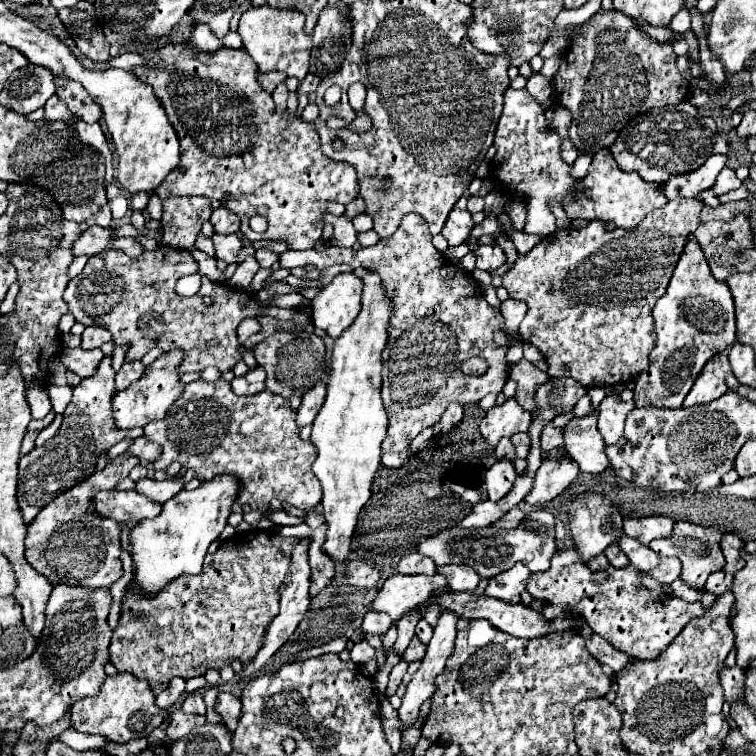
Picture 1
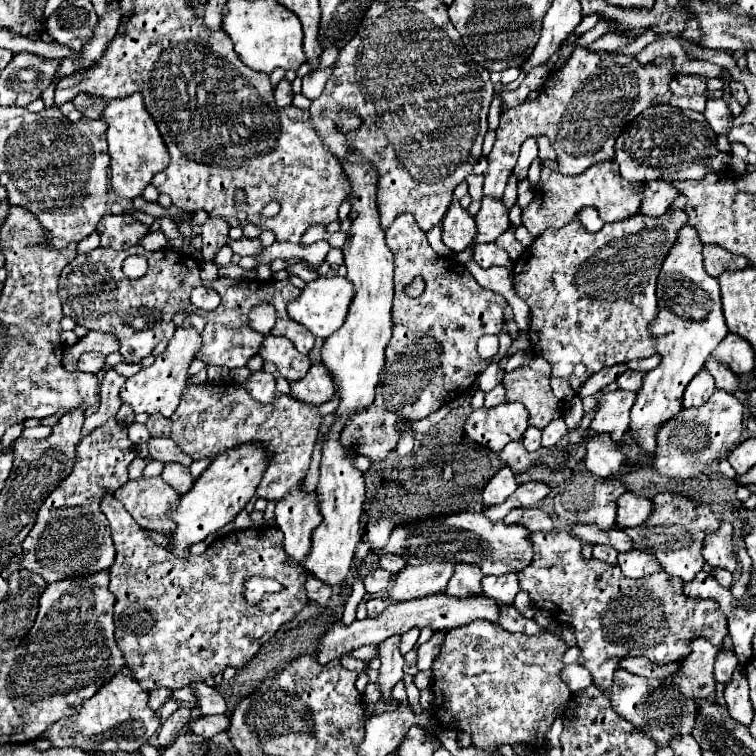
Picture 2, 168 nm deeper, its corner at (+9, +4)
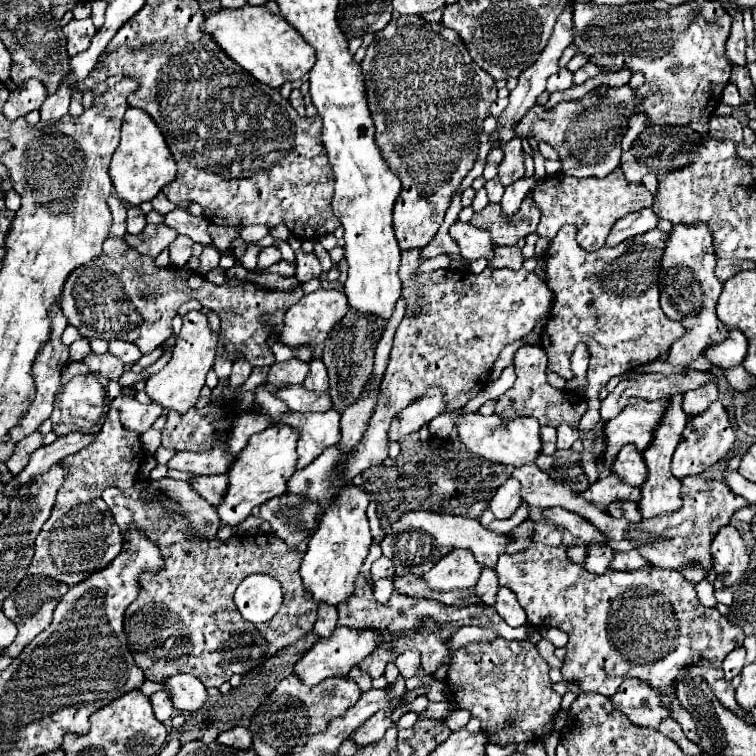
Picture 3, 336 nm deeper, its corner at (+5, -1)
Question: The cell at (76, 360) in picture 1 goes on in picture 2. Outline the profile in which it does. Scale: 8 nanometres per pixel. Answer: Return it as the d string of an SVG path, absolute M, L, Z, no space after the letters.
M82 353L78 359L78 371L90 371L90 373L98 373L104 369L104 355L96 355L96 353Z

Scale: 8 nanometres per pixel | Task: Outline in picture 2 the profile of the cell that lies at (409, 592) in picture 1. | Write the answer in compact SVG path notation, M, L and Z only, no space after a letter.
M428 563L418 567L406 567L398 573L394 587L386 593L390 601L408 601L416 597L428 597L442 593L452 577L454 563Z

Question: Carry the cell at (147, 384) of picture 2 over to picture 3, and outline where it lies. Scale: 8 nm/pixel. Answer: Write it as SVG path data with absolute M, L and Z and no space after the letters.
M188 312L182 320L184 324L178 334L170 362L158 374L152 374L144 386L144 392L152 398L152 402L158 402L162 408L176 410L178 414L188 412L196 404L200 388L204 386L206 372L214 364L214 352L216 352L216 340L218 340L218 334L208 328L204 314Z

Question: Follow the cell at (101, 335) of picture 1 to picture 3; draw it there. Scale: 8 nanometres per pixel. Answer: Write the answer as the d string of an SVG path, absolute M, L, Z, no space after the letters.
M112 340L108 344L108 352L116 358L120 358L124 364L134 364L140 360L140 350L132 342L122 342L122 340Z

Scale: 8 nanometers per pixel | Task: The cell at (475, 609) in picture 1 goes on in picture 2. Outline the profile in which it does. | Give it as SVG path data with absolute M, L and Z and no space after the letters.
M438 593L438 595L428 595L428 597L420 597L420 599L410 599L404 603L390 603L382 615L378 615L376 619L362 619L362 621L354 621L352 625L344 625L342 621L336 621L330 629L328 635L324 635L324 639L320 641L320 647L316 649L316 661L320 665L330 663L334 659L342 659L344 655L350 655L354 649L362 647L362 645L370 645L370 643L382 643L392 635L402 635L412 627L424 629L430 627L432 631L450 631L454 627L472 623L476 619L486 619L486 621L496 621L498 619L498 607L496 601L486 597L486 595L474 595L474 597L466 597L466 599L458 599L446 593Z

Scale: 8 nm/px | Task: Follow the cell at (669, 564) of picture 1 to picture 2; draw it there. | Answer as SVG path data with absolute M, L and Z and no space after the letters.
M638 549L618 553L618 567L630 579L640 579L646 575L652 575L654 571L660 571L656 557L644 553L644 551L638 551Z

